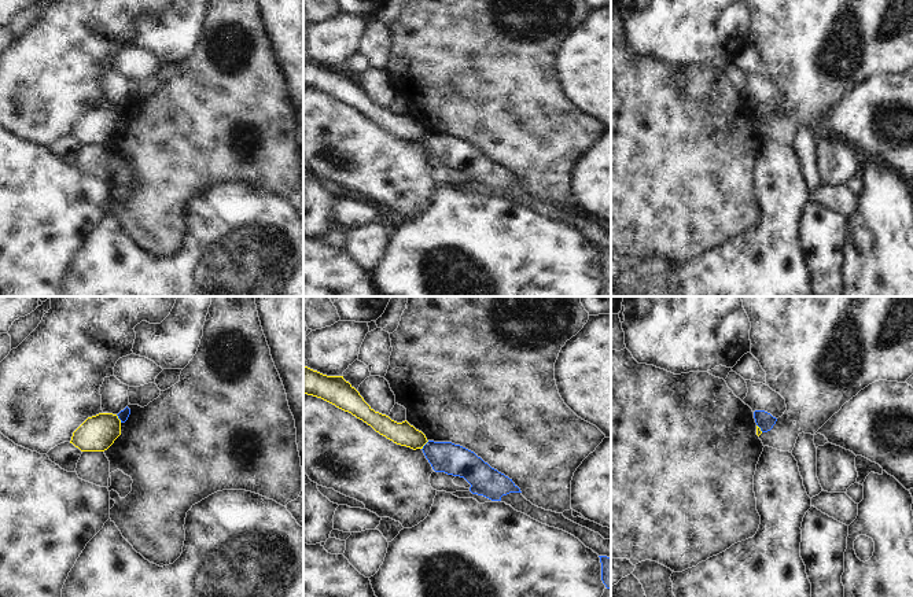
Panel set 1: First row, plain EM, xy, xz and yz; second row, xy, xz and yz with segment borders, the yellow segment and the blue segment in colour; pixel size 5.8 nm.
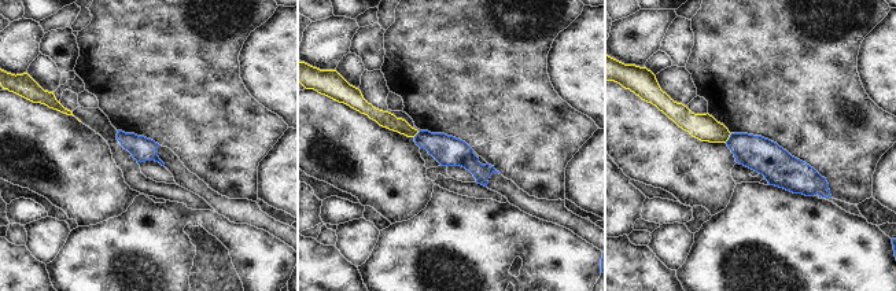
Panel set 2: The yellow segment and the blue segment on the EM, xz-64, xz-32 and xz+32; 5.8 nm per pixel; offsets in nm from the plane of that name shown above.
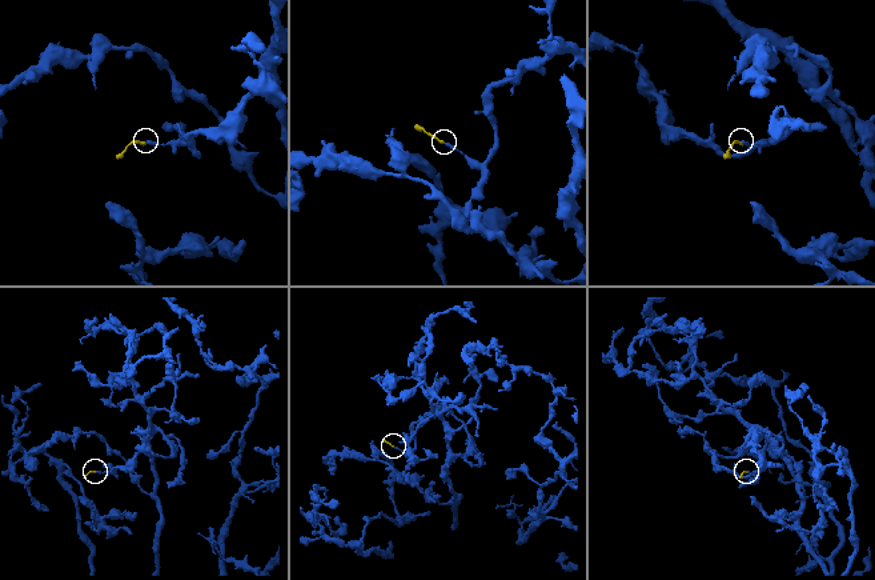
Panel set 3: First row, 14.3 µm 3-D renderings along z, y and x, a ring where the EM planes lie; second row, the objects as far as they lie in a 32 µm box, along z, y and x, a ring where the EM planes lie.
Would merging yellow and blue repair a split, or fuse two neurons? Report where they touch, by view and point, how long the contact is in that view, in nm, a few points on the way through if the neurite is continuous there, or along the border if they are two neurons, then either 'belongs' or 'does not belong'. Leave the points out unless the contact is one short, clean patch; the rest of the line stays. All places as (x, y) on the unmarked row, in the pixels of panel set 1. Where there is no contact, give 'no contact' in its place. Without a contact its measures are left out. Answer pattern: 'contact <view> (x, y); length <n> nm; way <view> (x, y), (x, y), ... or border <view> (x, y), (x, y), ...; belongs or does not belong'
contact xz (424, 136); length 70 nm; border xz (429, 133), (422, 142); does not belong

